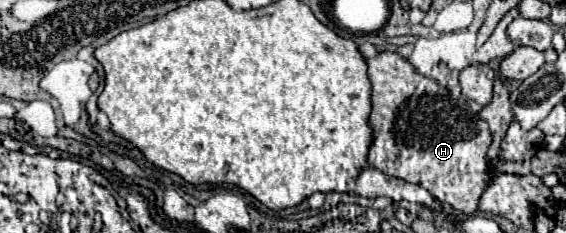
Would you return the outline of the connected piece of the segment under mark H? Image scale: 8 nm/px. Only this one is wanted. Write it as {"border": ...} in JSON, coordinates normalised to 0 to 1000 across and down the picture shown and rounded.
{"border":[[[678,219],[647,270],[657,356],[657,485],[650,502],[657,622],[650,708],[682,751],[739,785],[806,906],[834,923],[845,897],[852,820],[869,777],[859,682],[866,622],[859,519],[830,485],[816,416],[802,425],[777,356],[735,313],[703,227]]]}

